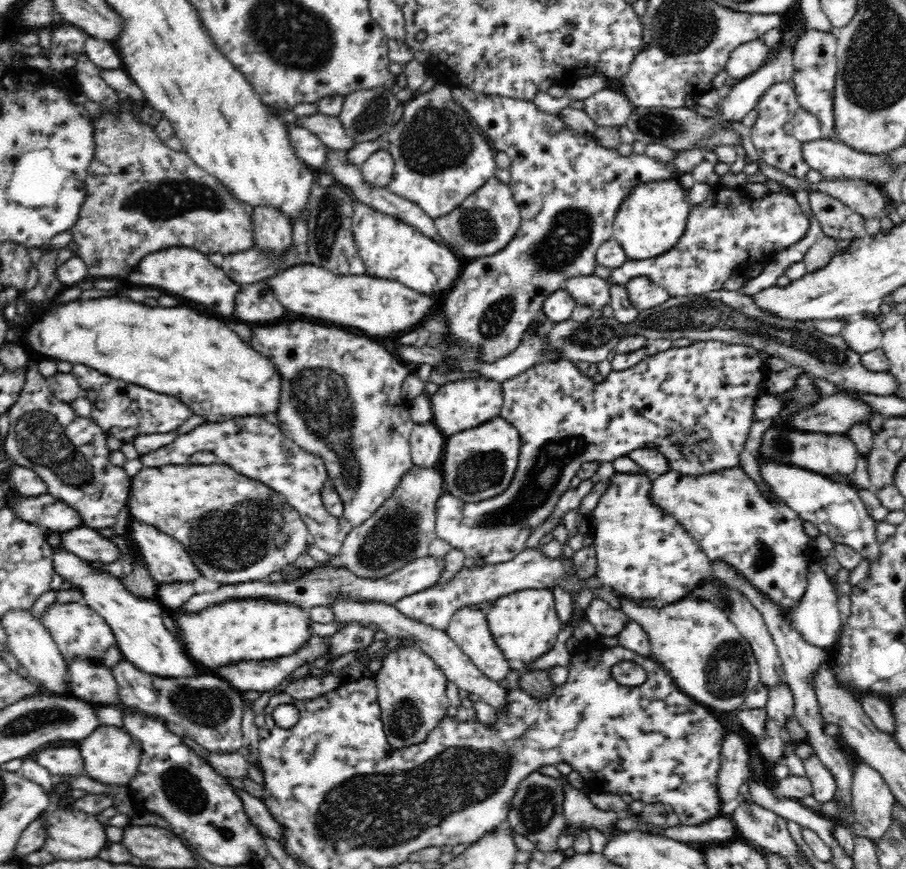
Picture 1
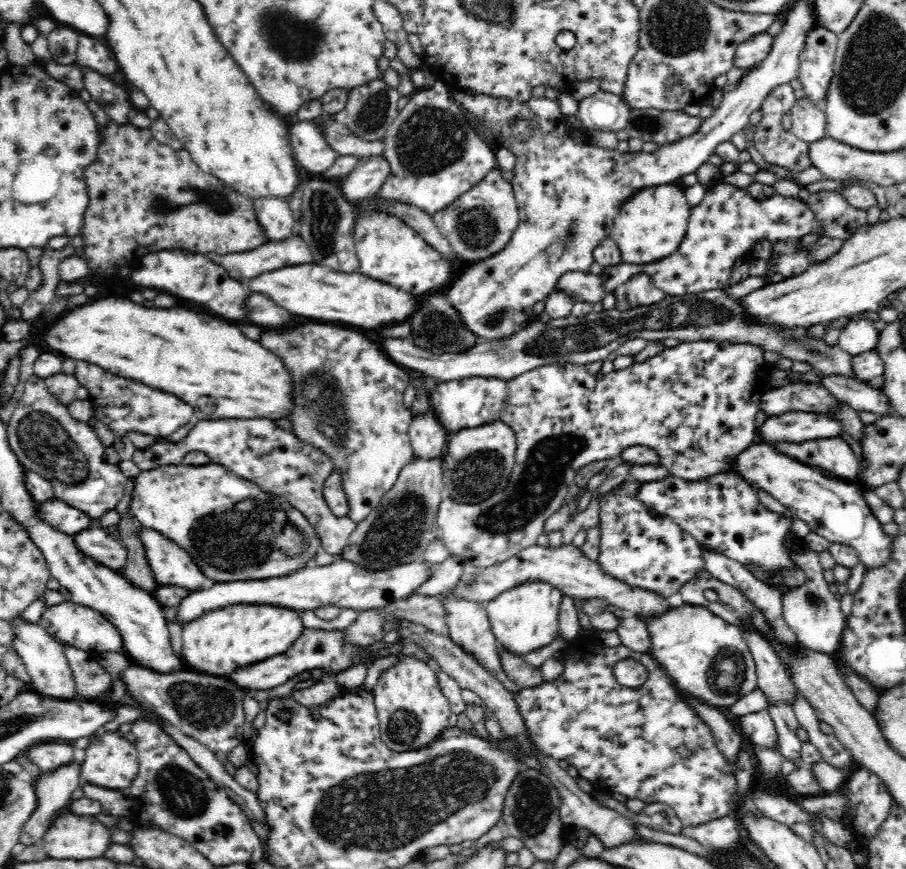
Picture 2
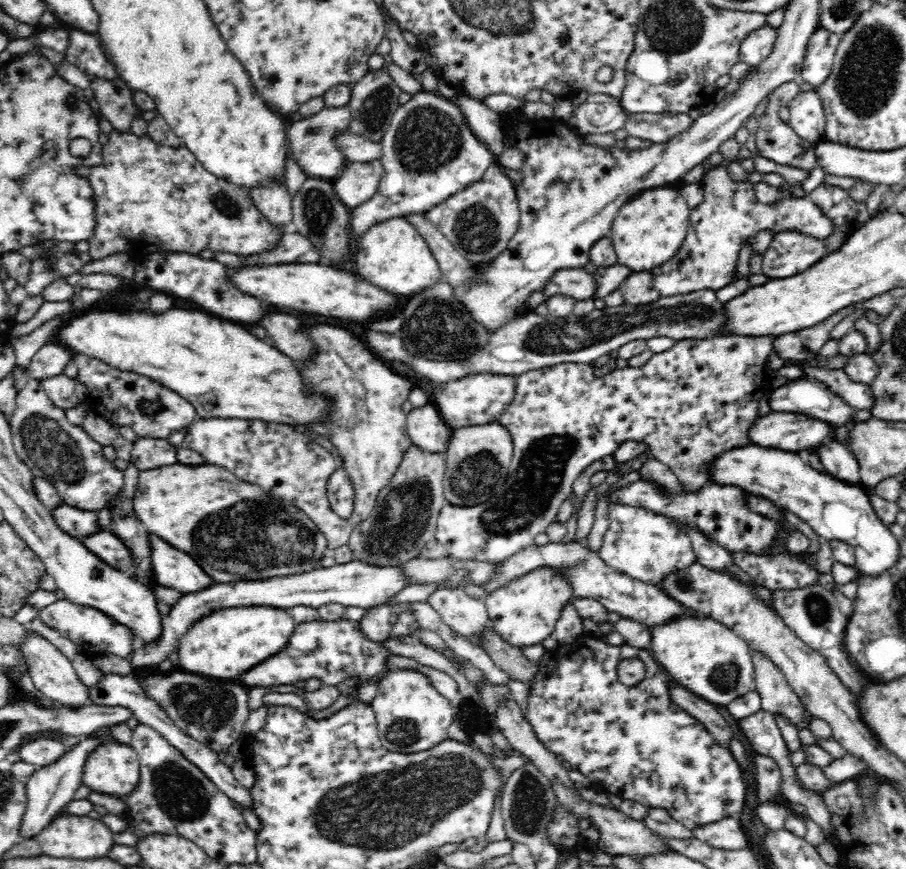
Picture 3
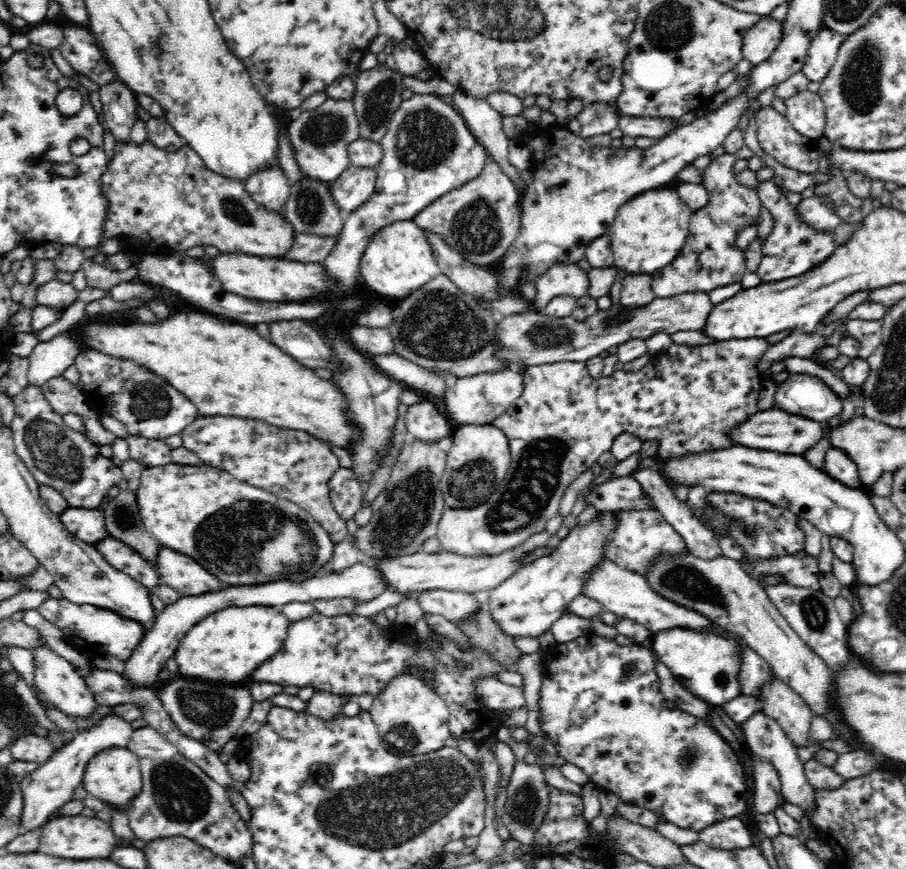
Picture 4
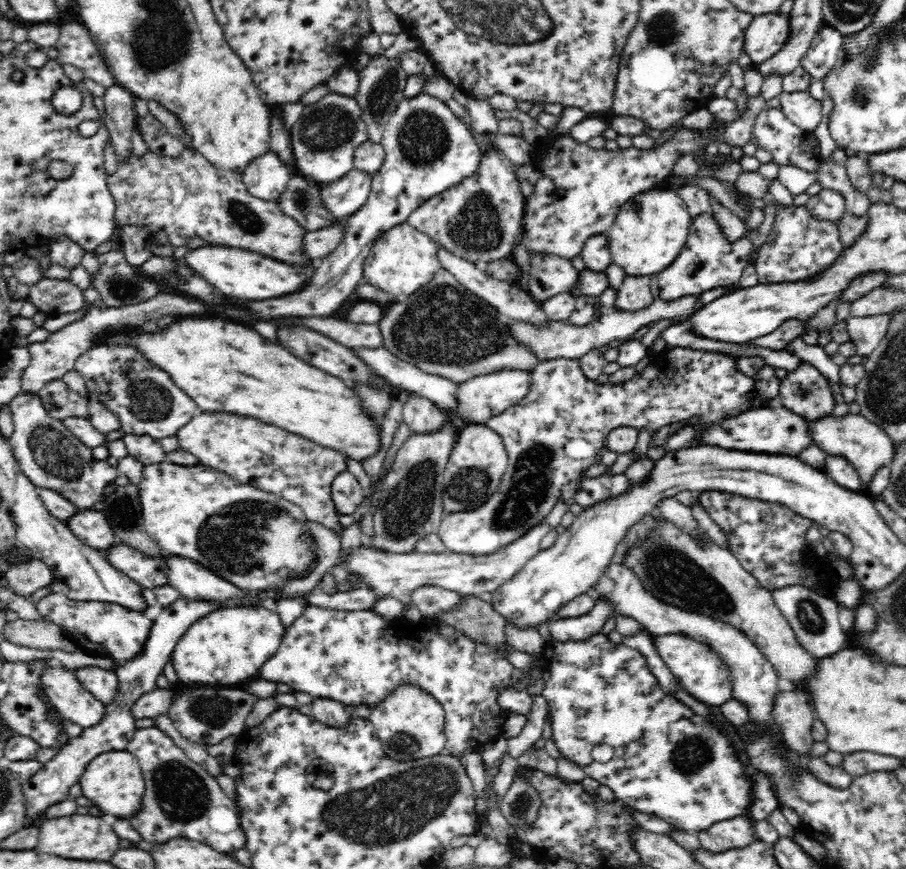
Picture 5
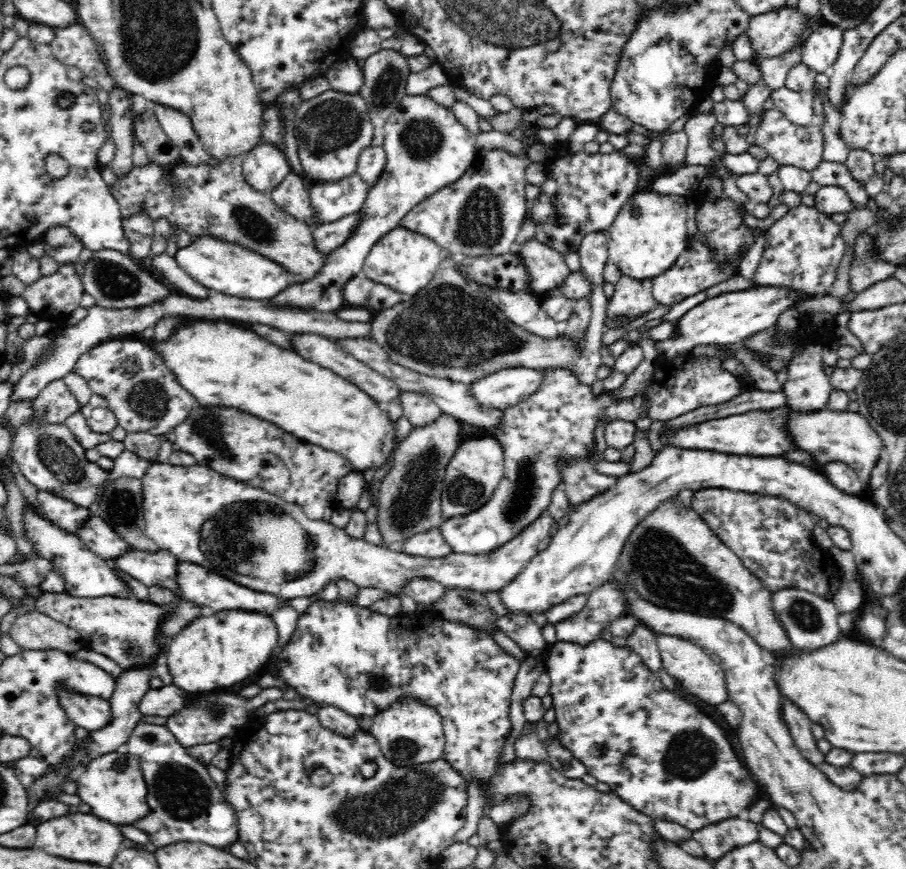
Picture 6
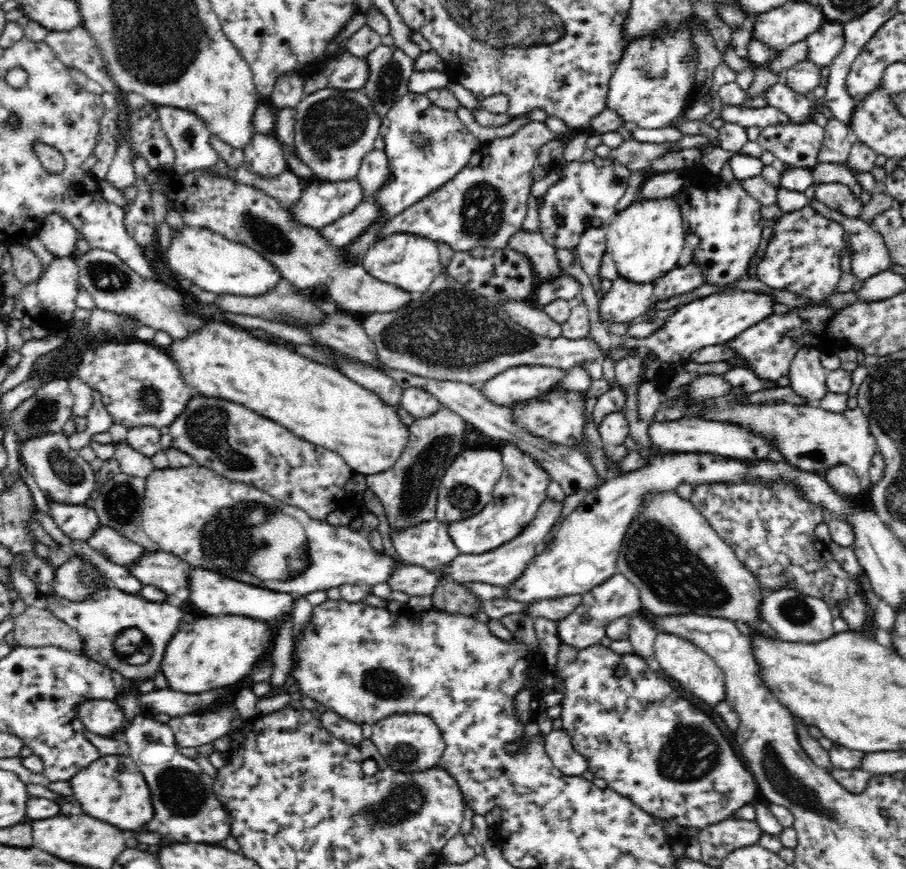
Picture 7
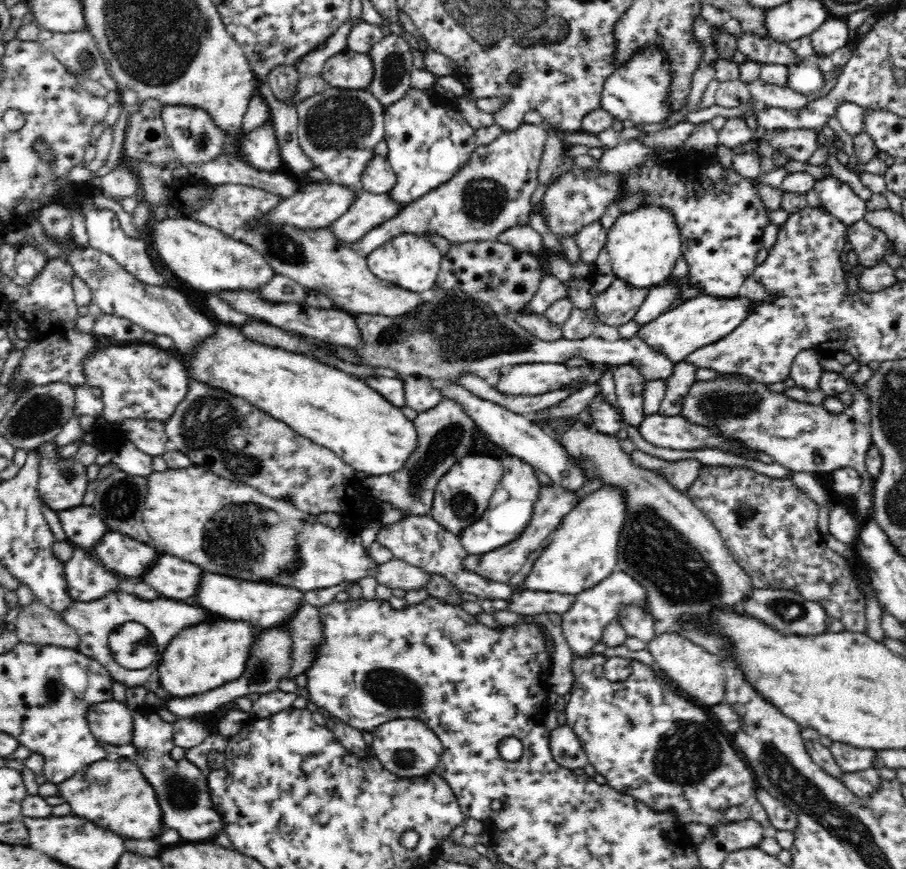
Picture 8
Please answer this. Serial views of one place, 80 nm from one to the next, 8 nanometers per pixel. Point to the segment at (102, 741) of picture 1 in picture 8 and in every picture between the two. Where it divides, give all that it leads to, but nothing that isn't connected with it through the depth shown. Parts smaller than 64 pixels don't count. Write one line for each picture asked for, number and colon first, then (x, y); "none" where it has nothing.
2: (111, 761)
3: (112, 768)
4: (114, 776)
5: (114, 781)
6: (113, 785)
7: (112, 788)
8: (114, 789)

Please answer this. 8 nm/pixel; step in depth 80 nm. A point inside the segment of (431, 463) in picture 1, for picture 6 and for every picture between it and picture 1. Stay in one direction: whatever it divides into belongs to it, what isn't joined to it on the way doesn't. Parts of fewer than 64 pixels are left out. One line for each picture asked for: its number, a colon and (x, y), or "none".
2: (429, 439)
3: (426, 428)
4: (423, 420)
5: (422, 416)
6: (420, 410)

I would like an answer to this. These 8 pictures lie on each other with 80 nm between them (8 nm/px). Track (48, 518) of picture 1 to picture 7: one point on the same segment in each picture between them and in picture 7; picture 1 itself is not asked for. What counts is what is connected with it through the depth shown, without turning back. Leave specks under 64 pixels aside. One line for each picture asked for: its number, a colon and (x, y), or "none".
2: (65, 518)
3: (78, 522)
4: (88, 525)
5: (90, 525)
6: (95, 533)
7: (116, 548)

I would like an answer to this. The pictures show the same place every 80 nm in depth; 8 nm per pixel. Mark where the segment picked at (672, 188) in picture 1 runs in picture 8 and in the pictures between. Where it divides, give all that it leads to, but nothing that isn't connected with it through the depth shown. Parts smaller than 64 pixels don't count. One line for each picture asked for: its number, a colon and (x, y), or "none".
2: (650, 226)
3: (651, 228)
4: (649, 231)
5: (650, 230)
6: (650, 232)
7: (646, 239)
8: (644, 245)

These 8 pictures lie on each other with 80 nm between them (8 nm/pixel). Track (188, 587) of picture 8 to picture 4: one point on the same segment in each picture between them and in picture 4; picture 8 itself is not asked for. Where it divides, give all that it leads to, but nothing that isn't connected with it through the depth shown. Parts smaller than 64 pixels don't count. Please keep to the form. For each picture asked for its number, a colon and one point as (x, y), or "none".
4: (122, 557)
5: (150, 572)
6: (158, 568)
7: (160, 569)

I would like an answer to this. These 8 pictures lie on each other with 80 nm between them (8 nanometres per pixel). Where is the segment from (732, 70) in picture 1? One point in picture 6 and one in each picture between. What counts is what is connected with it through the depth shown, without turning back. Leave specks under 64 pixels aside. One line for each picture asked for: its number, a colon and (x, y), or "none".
2: (749, 54)
3: (757, 45)
4: (759, 42)
5: (767, 33)
6: (770, 34)

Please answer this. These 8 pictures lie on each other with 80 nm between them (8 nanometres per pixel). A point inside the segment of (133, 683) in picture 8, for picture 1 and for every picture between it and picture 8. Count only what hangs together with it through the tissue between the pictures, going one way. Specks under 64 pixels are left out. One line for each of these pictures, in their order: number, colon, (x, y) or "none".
1: (80, 632)
2: (71, 624)
3: (97, 633)
4: (87, 627)
5: (111, 629)
6: (122, 629)
7: (129, 634)

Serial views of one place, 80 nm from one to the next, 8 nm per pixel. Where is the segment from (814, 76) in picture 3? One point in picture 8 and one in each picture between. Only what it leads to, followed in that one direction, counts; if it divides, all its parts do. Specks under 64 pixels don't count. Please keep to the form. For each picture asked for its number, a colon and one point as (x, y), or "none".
4: (823, 48)
5: (821, 57)
6: (819, 53)
7: (823, 45)
8: (833, 34)

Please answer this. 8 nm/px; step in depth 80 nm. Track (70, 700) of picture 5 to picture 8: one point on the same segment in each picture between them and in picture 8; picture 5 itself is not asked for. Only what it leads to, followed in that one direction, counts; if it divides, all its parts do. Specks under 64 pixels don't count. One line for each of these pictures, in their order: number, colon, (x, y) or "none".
6: (91, 713)
7: (102, 717)
8: (112, 722)

